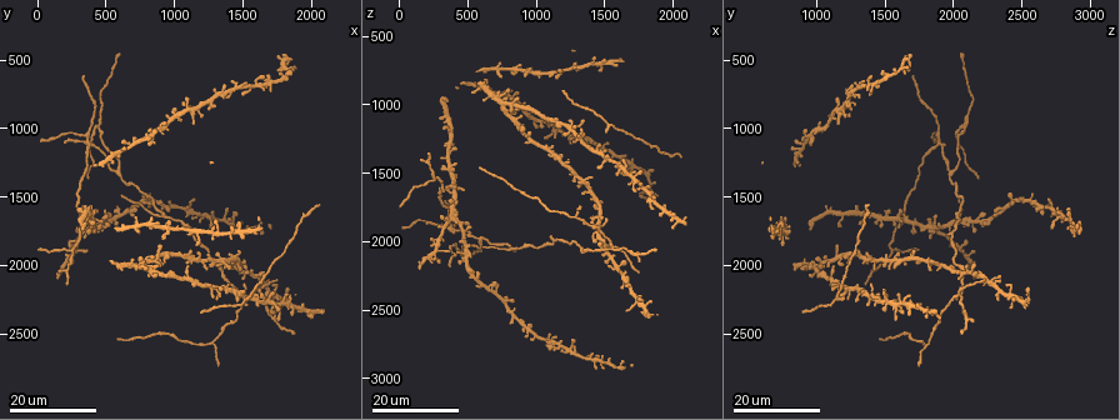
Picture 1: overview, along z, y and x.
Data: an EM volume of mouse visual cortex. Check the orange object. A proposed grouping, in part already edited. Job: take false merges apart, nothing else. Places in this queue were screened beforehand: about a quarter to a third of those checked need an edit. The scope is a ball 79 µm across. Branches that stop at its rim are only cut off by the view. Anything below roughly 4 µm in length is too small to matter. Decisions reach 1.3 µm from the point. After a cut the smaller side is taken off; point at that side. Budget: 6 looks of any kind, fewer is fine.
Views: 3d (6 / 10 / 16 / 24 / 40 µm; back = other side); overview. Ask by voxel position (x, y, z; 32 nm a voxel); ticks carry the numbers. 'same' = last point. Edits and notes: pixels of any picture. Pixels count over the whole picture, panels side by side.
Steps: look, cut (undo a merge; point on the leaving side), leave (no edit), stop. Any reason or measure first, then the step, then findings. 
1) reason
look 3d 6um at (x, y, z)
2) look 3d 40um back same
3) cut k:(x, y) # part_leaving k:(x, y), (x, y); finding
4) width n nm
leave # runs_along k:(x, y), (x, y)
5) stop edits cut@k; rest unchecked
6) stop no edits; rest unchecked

three arms meet
look 3d 16um at (260, 1900, 1560)

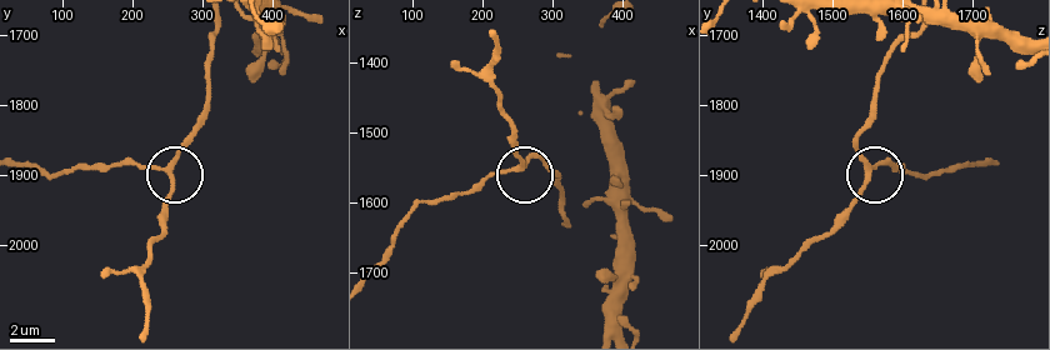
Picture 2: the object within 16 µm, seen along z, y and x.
look 3d 10um at (255, 1895, 1550)

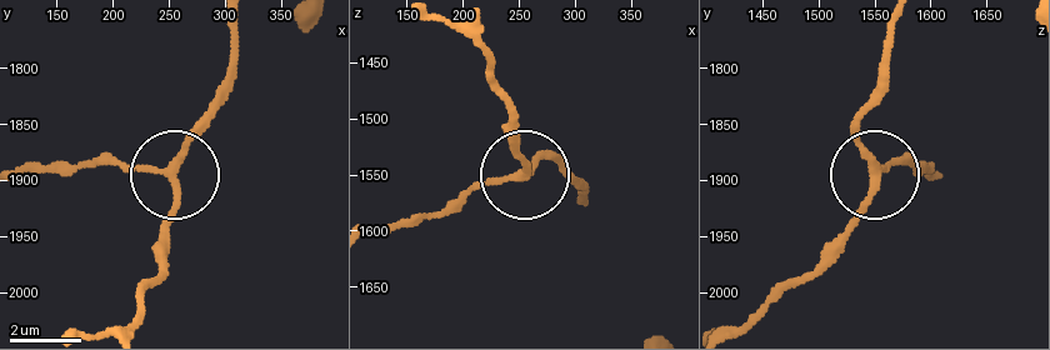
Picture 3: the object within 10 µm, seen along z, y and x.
arms 3
leave # runs_along 3:(234, 25), (234, 79), (178, 169), (163, 246); all the same cell

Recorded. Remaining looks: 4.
four-way junction
look 3d 24um at (380, 1120, 1880)

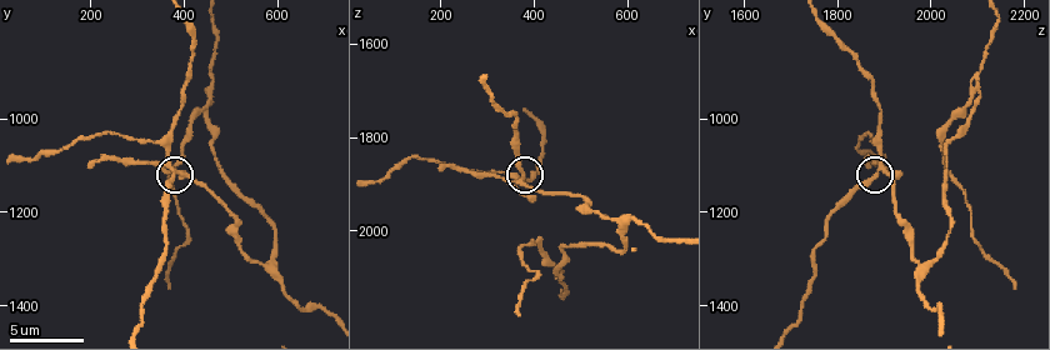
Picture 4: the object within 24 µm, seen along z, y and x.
look 3d 10um at (375, 1120, 1890)

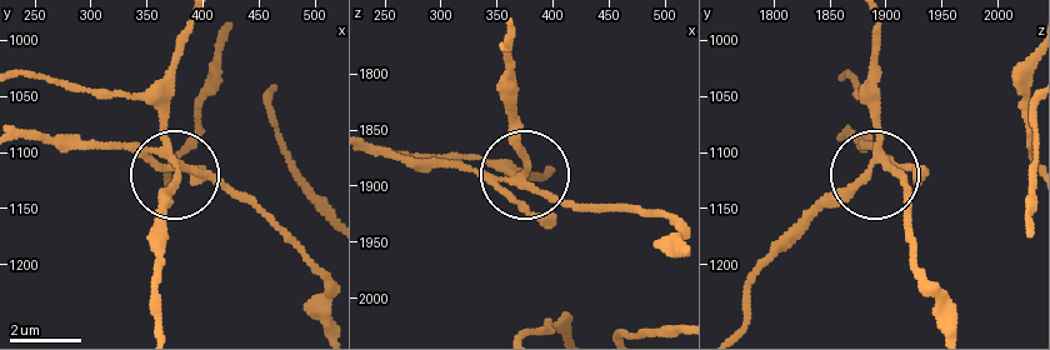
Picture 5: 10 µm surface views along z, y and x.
arms 4
cut 5:(196, 184) # part_leaving 5:(174, 159), (243, 195), (296, 249), (329, 303); two cells meet here

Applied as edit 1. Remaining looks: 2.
stop edits cut@5; rest unchecked

